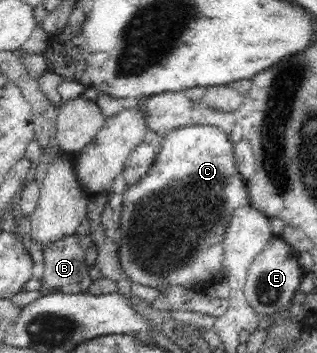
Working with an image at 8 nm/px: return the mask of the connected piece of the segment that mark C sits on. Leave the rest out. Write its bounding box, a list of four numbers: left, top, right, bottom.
[118,125,250,292]

